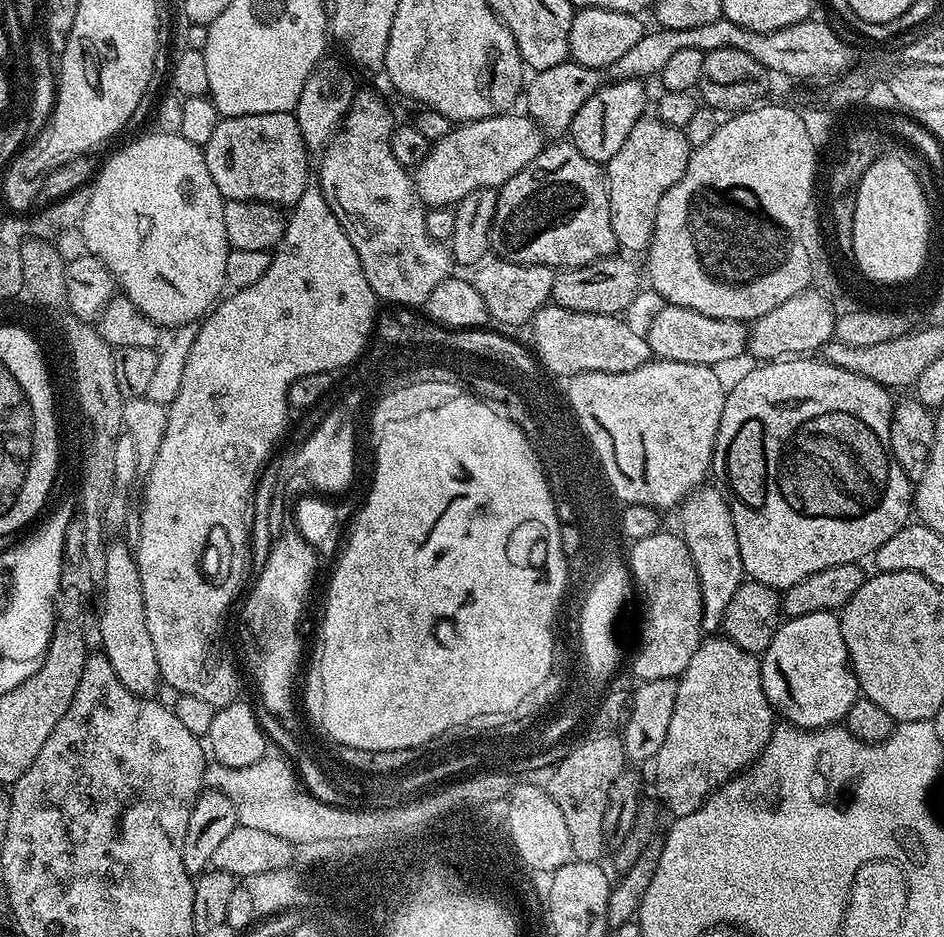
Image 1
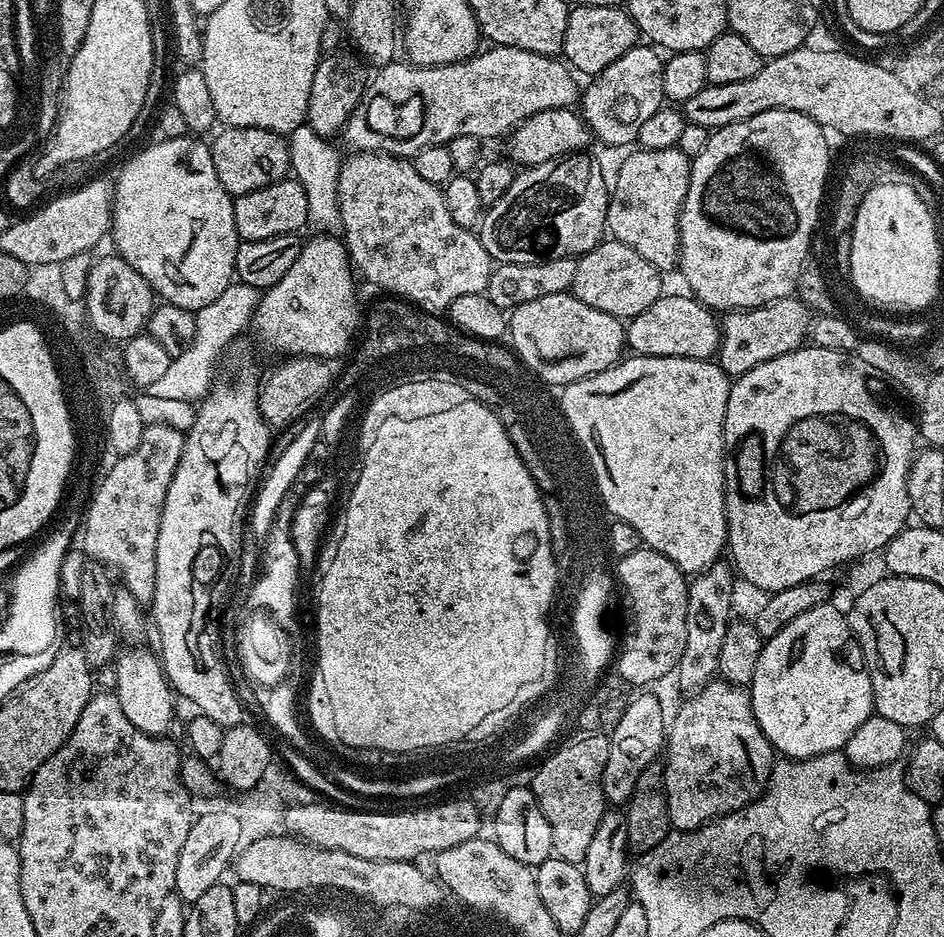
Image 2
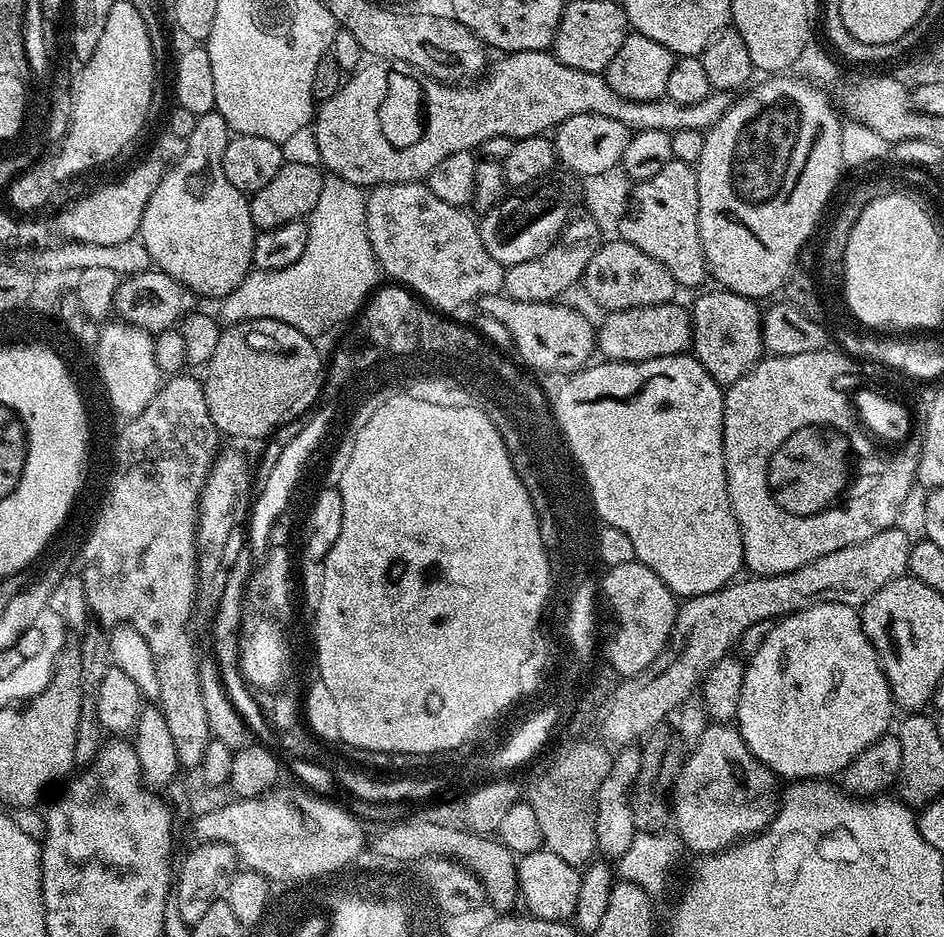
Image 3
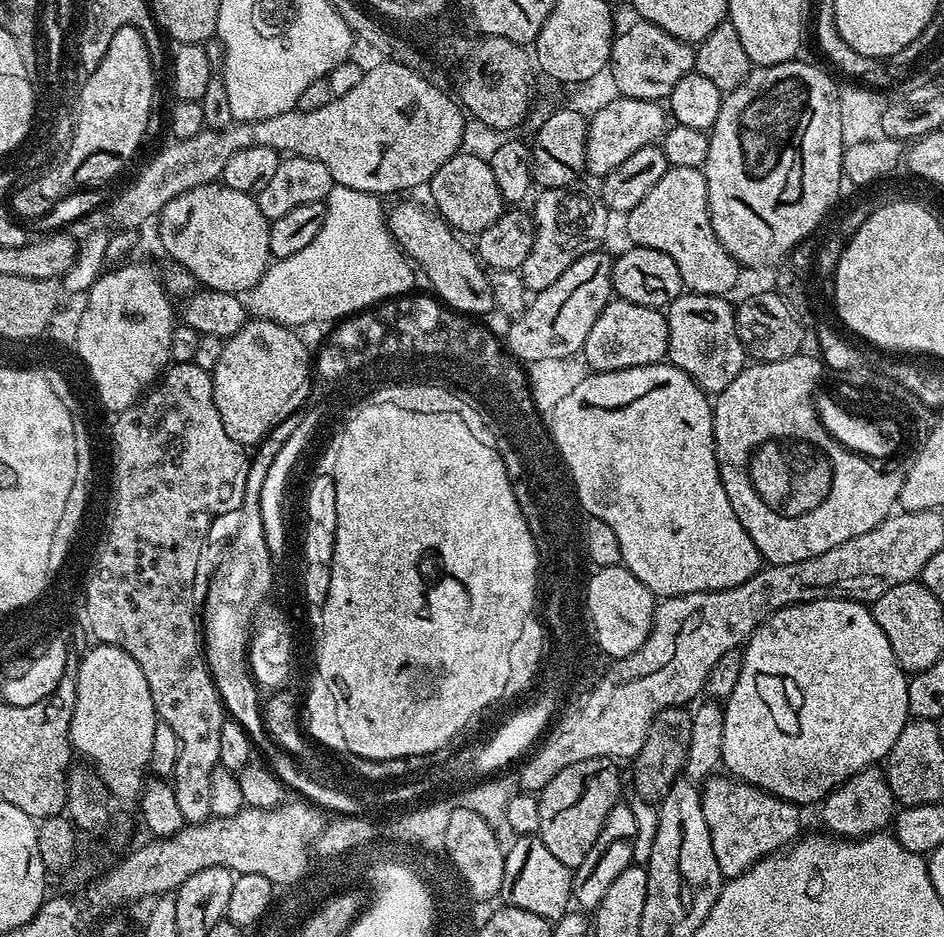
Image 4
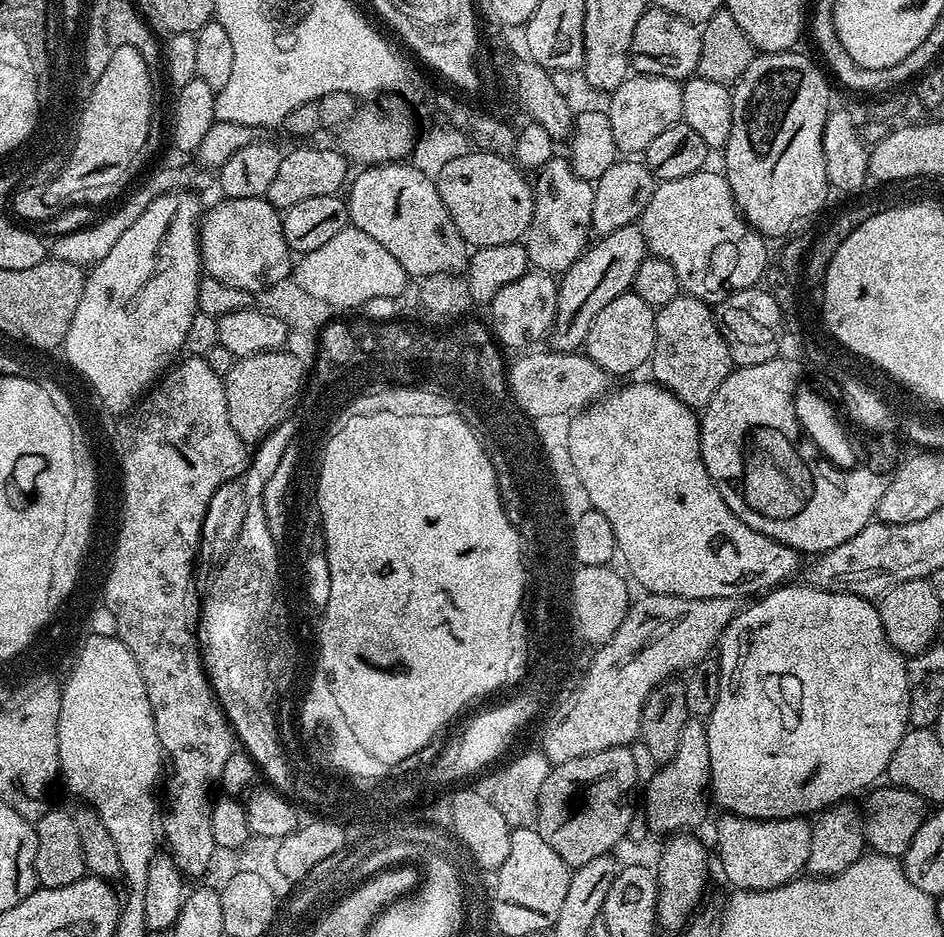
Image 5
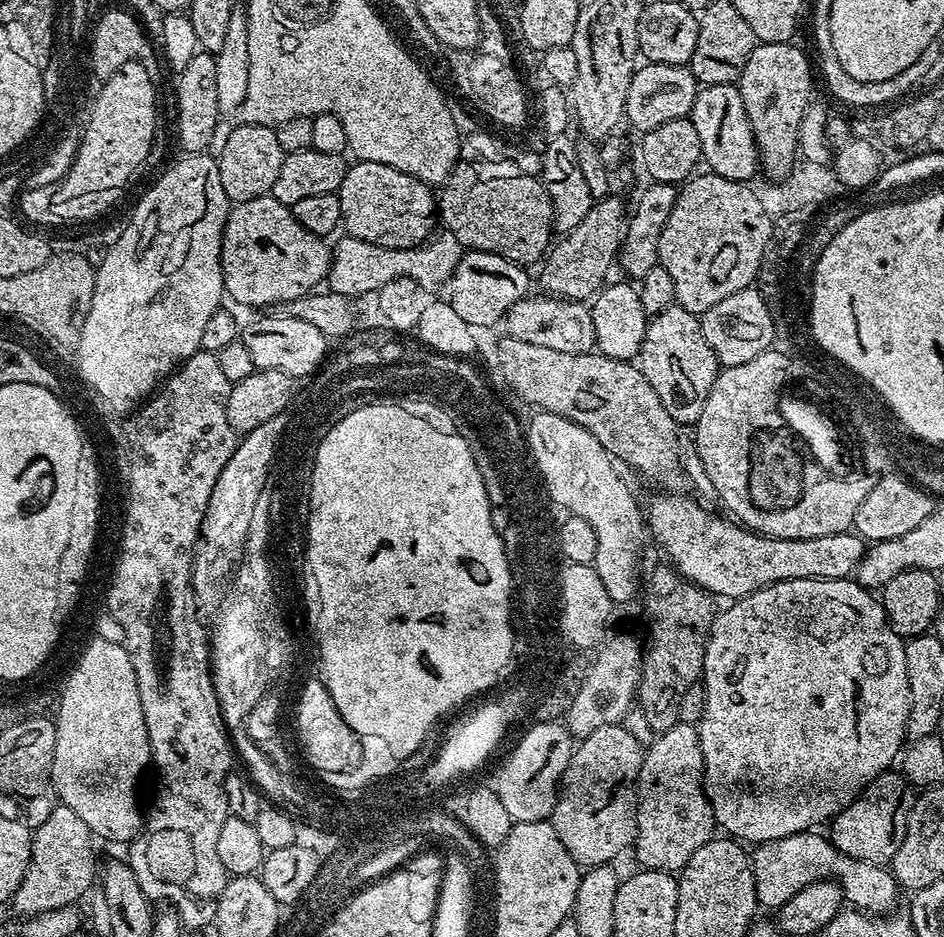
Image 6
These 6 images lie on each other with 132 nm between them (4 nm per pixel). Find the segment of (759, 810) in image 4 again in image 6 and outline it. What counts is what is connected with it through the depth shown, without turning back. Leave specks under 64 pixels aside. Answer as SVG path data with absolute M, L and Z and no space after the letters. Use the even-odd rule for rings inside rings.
M809 830L755 845L750 859L756 903L761 909L779 910L784 903L794 897L794 894L798 894L808 883L816 880L835 878L844 886L855 882L858 862L838 851L827 835L819 836L818 833L819 831Z

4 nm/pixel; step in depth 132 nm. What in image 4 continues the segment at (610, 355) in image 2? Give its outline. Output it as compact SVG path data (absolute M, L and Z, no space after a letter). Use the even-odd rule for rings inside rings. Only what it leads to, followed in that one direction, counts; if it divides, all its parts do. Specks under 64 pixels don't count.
M402 202L389 209L387 224L401 251L426 274L433 293L449 309L465 314L493 311L489 273L471 247L464 248L459 235L439 215L414 202Z

